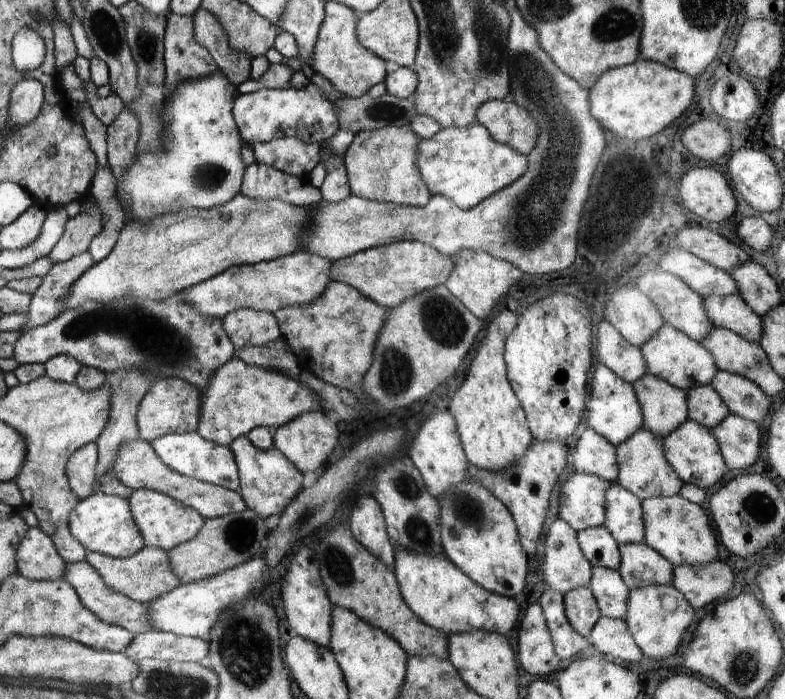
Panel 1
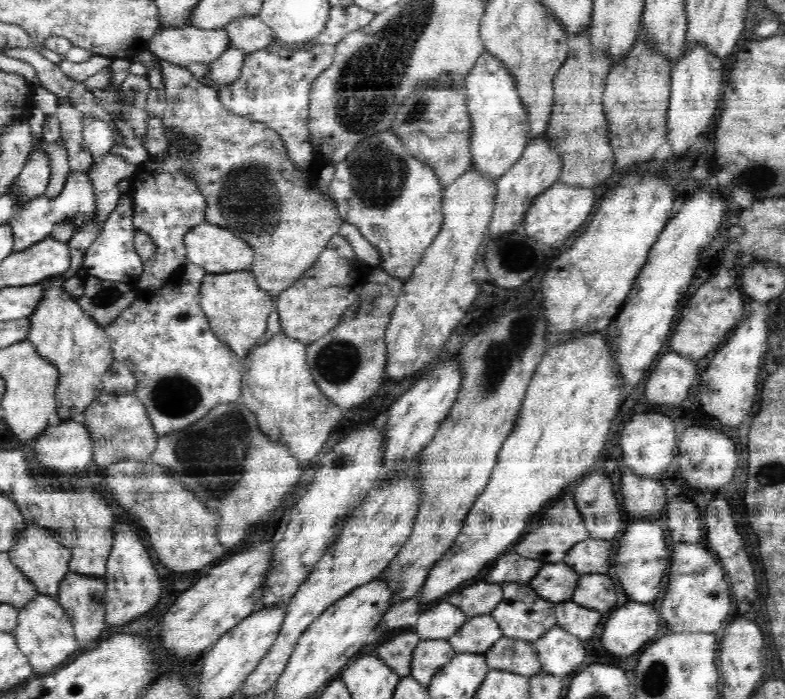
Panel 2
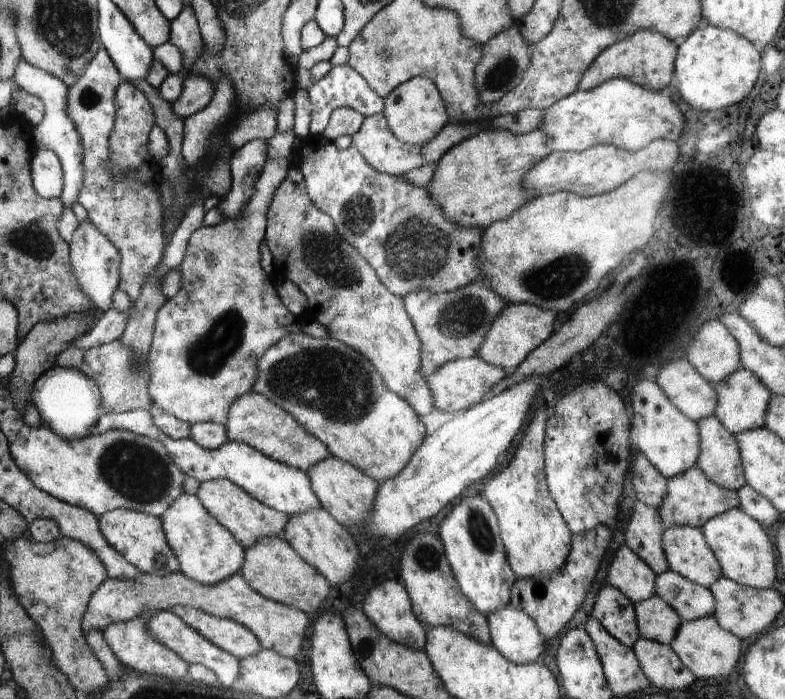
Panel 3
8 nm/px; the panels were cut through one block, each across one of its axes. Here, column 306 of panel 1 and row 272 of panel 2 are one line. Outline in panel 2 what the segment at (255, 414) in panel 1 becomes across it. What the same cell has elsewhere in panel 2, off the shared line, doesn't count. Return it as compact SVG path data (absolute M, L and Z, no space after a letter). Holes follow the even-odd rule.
M380 132L362 141L343 162L335 164L329 192L344 222L357 226L378 250L378 268L403 282L409 280L444 220L443 188L435 171L420 163L394 132Z

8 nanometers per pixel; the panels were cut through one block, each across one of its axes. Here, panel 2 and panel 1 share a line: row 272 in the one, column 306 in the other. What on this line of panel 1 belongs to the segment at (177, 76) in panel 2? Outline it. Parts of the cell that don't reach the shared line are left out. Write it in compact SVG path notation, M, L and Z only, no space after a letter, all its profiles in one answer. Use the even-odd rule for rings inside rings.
M296 251L274 260L236 266L192 286L184 298L206 318L222 318L234 310L253 309L274 313L290 306L306 306L326 290L332 261L310 252Z

